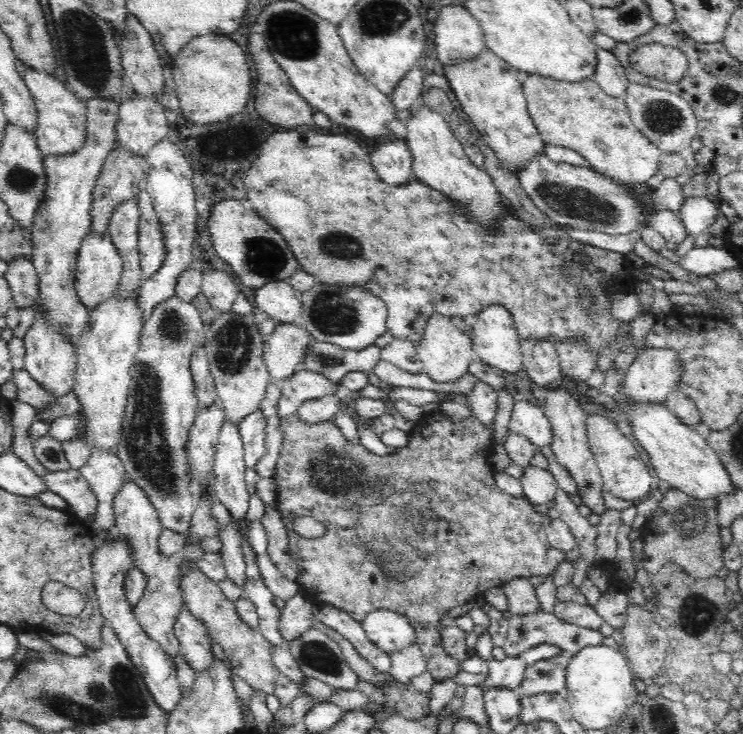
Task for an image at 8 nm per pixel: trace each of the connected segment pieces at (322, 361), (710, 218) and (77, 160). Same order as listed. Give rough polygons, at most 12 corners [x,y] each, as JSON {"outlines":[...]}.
{"outlines":[[[312,338],[299,368],[338,384],[372,371],[377,344],[352,350]],[[706,197],[688,198],[680,210],[686,233],[709,230],[720,209]],[[88,98],[78,152],[42,153],[31,233],[38,303],[75,343],[75,282],[119,98]]]}

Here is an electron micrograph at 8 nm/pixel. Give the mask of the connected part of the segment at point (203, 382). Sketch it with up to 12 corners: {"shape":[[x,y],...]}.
{"shape":[[198,347],[191,358],[200,410],[217,399],[207,350]]}

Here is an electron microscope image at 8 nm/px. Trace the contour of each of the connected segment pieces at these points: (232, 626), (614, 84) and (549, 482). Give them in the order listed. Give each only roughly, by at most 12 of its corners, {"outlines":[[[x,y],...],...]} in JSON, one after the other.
{"outlines":[[[199,568],[182,574],[185,607],[222,646],[234,675],[275,693],[272,645]],[[597,46],[595,81],[606,94],[624,97],[629,82],[612,51]],[[528,466],[519,479],[522,497],[546,504],[558,483],[549,470]]]}

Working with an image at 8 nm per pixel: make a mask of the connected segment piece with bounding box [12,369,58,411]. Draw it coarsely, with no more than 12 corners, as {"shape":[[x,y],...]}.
{"shape":[[24,369],[13,371],[16,398],[52,411],[58,396]]}

